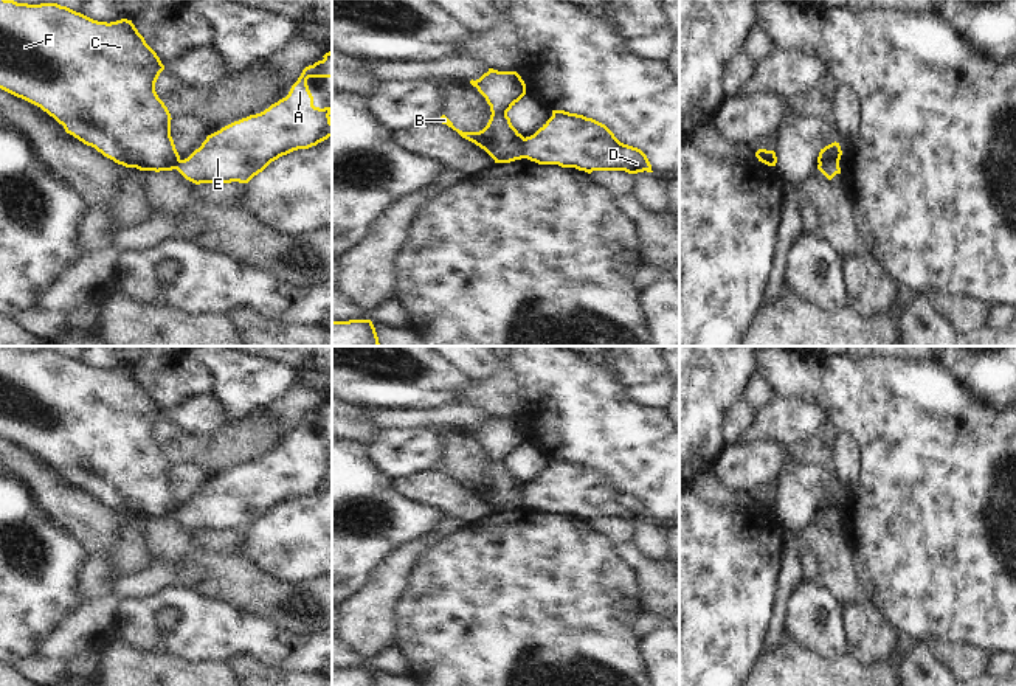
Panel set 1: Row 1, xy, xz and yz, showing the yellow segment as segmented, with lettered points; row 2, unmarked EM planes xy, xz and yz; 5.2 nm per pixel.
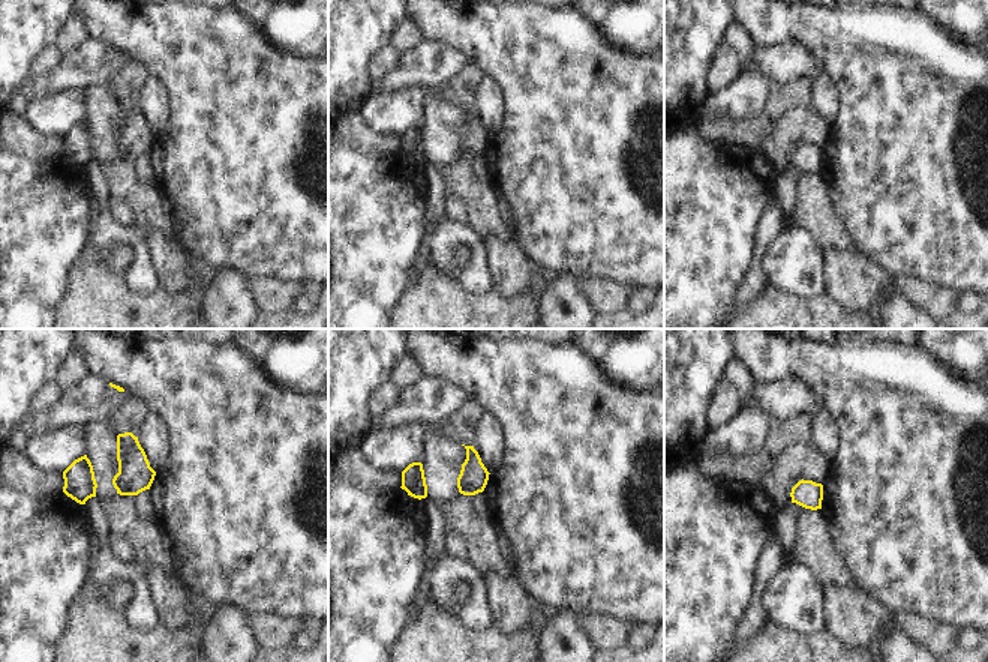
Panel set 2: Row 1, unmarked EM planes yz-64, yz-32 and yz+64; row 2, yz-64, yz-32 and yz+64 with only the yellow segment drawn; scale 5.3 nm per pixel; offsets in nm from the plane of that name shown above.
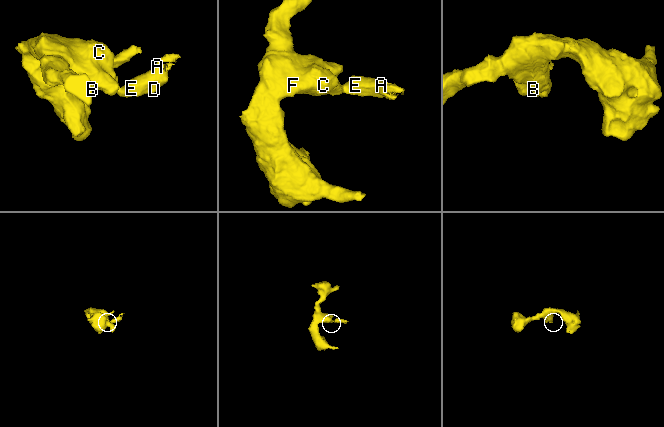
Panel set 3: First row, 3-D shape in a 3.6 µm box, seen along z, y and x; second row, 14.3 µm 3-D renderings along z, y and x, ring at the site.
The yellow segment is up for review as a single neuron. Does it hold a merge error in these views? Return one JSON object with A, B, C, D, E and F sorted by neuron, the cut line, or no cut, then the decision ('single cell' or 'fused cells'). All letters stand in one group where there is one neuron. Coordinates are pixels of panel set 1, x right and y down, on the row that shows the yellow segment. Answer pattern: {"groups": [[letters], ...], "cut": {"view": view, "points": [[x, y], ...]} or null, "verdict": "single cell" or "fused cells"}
{"groups": [["A", "D", "E"], ["B", "C", "F"]], "cut": {"view": "xz", "points": [[526, 138], [526, 154], [523, 157]]}, "verdict": "fused cells"}

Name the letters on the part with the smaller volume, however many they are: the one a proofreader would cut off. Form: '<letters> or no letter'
A, D, E

